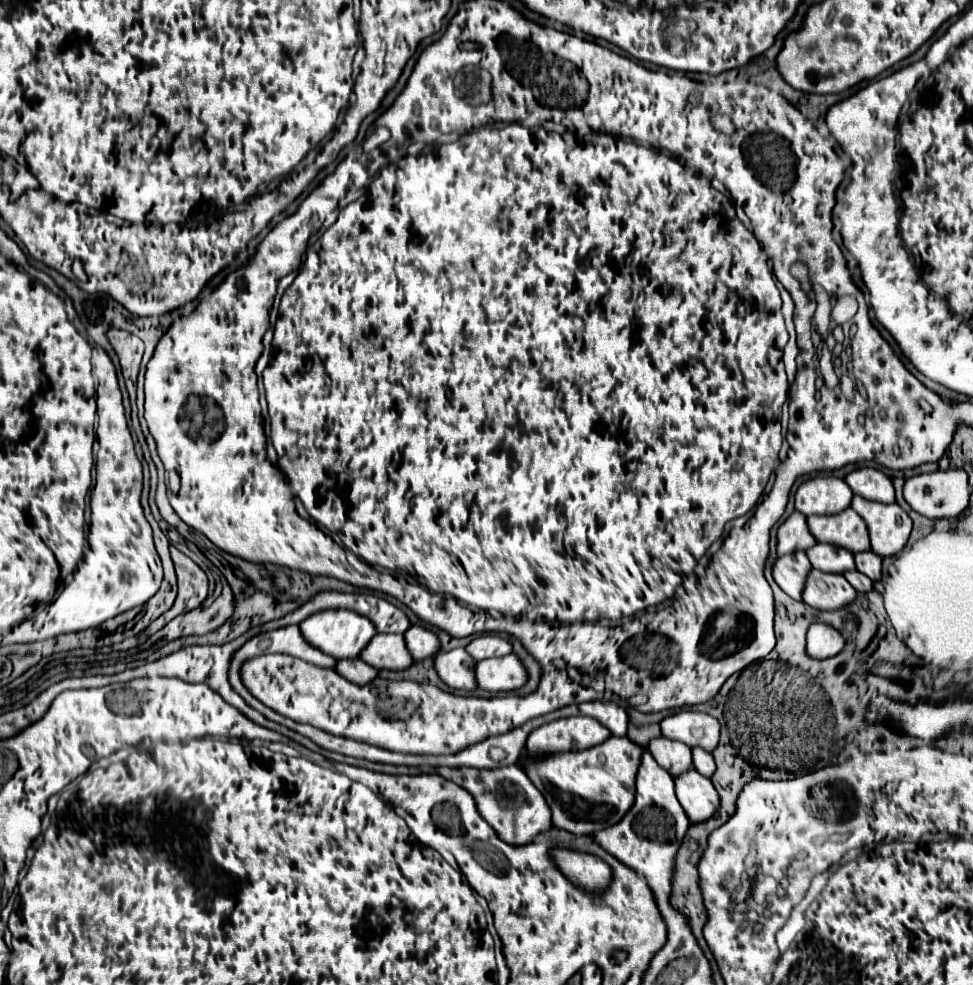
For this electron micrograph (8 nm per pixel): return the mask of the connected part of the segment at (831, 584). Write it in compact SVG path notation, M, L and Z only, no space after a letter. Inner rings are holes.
M811 570L803 590L803 602L817 610L839 610L851 604L855 596L857 592L843 574L827 574L821 570Z

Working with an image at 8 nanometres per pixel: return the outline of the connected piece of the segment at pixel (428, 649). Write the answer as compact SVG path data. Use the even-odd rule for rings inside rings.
M411 626L411 630L405 630L403 634L405 642L407 642L407 650L411 650L411 656L415 660L423 660L425 656L433 656L437 654L439 648L439 640L433 632L421 628L421 626Z

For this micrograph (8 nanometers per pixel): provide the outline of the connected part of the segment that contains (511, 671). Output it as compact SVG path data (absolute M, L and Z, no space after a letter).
M515 654L475 662L477 688L487 692L507 692L527 682L527 672Z

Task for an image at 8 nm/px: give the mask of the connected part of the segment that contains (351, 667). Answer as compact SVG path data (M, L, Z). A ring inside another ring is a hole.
M343 658L343 660L337 660L335 664L335 670L347 678L349 682L355 682L355 684L367 684L371 682L375 676L377 676L377 670L367 666L363 660L355 658L355 660L349 660L349 658Z

